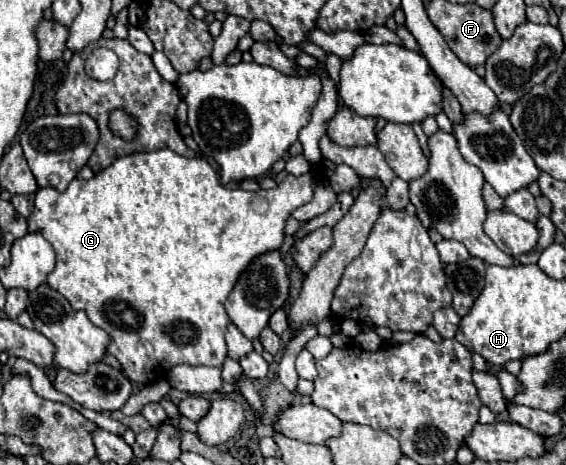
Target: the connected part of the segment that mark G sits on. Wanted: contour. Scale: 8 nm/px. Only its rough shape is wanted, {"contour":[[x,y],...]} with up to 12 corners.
{"contour":[[168,148],[40,188],[48,286],[138,384],[222,366],[224,302],[314,176]]}

